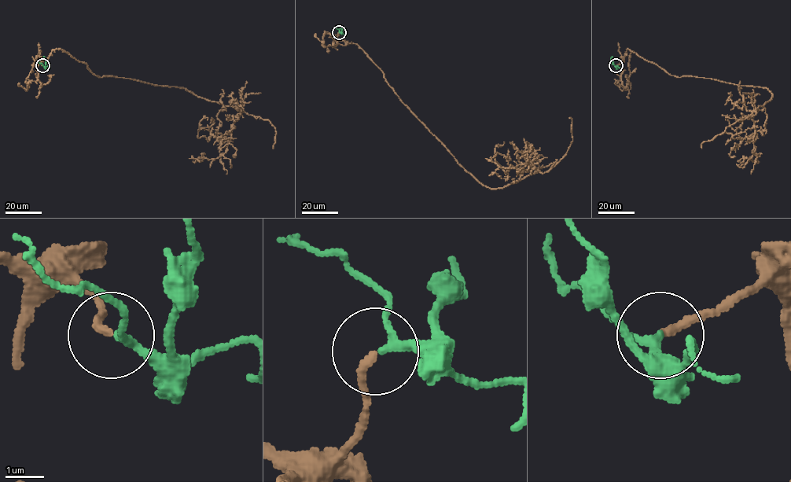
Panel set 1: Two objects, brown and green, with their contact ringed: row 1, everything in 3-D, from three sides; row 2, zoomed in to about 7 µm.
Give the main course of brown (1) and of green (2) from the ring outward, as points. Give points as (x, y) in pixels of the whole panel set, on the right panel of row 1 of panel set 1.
1: (616, 66), (628, 49), (673, 75), (772, 94), (752, 116), (748, 142), (755, 140), (739, 136), (733, 117)
2: (616, 66), (612, 57)

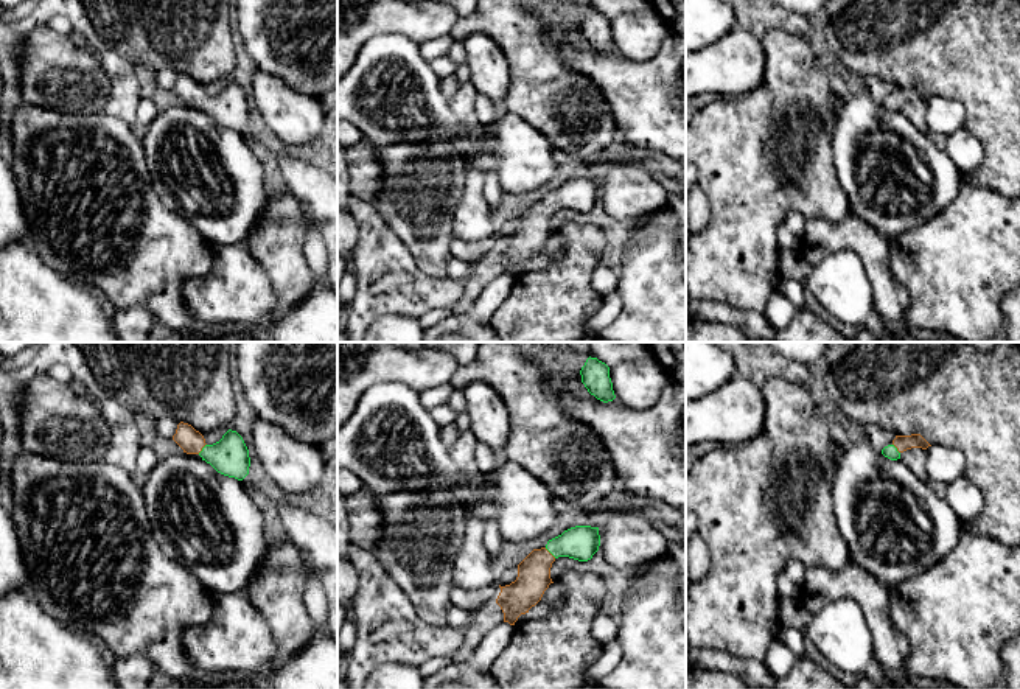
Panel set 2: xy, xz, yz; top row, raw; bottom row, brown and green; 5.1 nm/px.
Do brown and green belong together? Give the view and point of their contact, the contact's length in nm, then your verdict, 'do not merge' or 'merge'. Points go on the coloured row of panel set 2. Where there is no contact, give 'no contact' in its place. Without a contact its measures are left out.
xz (549, 552) | 80 nm | merge

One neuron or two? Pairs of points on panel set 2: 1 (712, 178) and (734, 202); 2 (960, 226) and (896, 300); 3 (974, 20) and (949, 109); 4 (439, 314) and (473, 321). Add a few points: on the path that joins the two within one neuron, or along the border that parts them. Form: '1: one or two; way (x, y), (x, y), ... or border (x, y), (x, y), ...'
1: one; way (719, 184), (731, 196)
2: two; border (890, 255), (891, 272), (908, 296), (904, 322)
3: two; border (932, 95), (955, 98), (964, 109), (964, 126)
4: two; border (456, 310), (433, 325)

